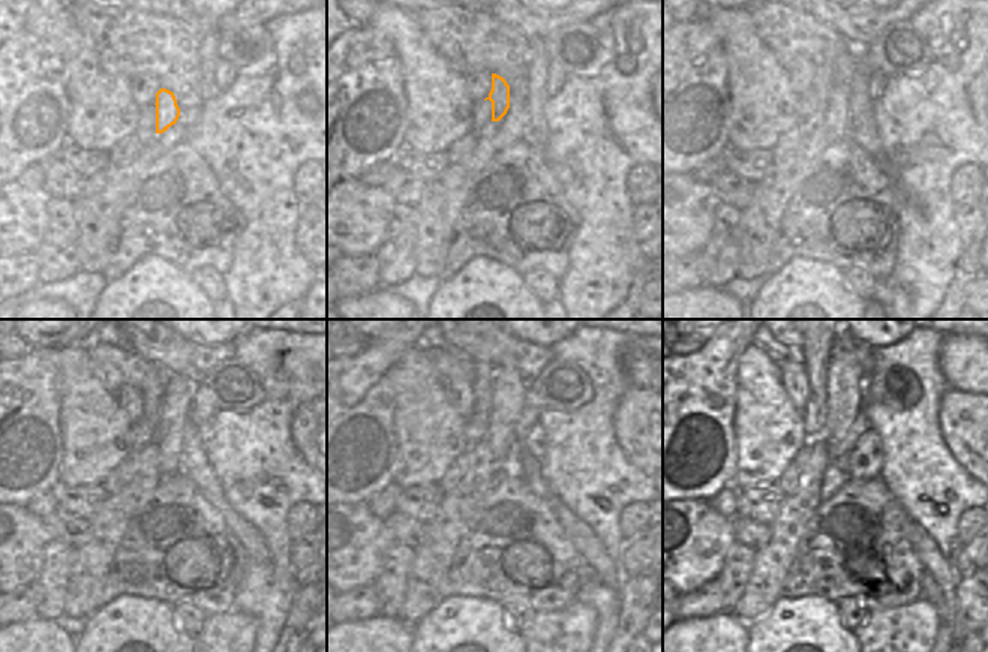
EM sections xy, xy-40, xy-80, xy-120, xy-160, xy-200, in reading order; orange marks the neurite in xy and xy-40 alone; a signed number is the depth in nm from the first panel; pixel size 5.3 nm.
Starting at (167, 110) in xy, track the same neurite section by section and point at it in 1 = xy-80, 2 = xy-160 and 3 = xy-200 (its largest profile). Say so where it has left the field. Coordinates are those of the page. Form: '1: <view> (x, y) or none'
1: xy-80 (822, 83)
2: xy-160 (482, 381)
3: xy-200 (816, 349)

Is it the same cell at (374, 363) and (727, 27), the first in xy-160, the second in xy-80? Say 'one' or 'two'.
two

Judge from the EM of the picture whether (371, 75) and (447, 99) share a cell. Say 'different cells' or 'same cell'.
different cells

